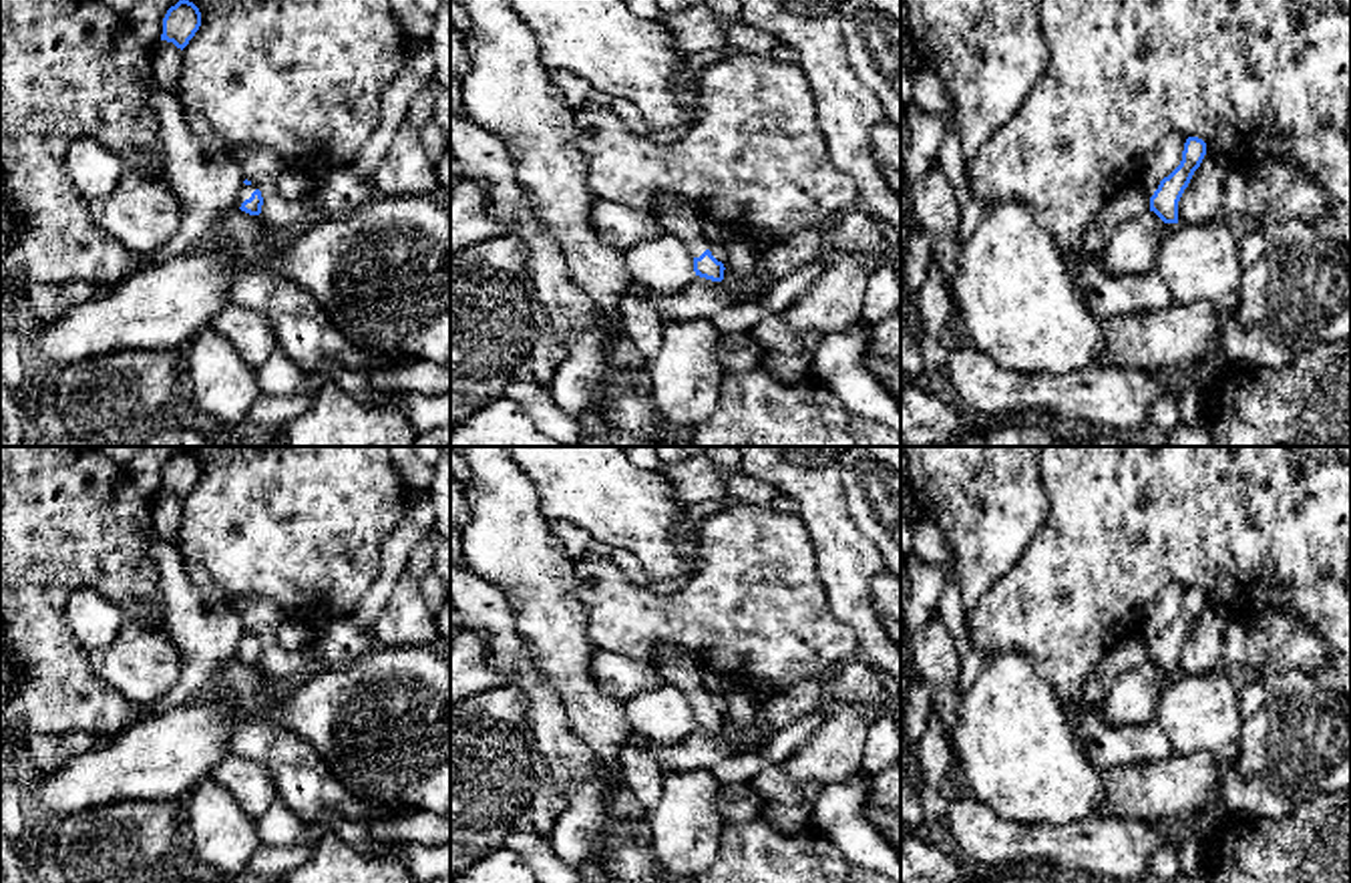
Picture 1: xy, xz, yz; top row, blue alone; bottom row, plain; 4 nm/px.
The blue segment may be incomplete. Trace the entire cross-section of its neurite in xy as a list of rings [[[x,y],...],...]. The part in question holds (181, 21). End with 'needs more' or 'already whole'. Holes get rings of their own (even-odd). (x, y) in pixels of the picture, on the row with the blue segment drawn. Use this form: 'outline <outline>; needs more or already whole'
outline [[[179,0],[171,6],[163,18],[161,40],[173,42],[177,48],[185,48],[201,26],[201,12],[189,0]]]; already whole

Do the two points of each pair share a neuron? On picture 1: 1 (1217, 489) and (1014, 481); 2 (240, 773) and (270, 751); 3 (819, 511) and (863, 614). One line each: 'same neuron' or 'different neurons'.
1: different neurons
2: different neurons
3: same neuron

